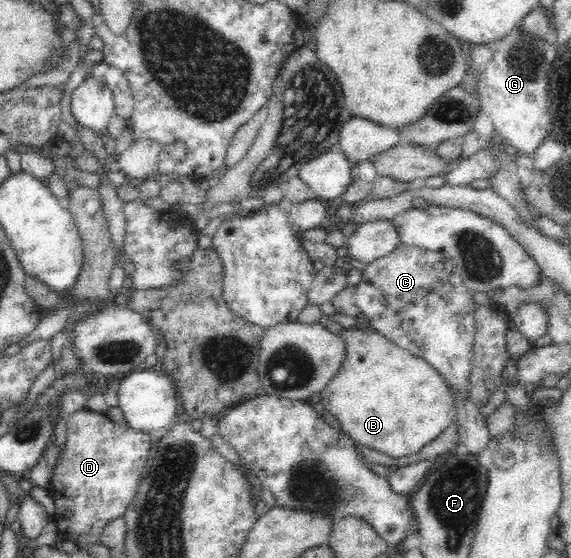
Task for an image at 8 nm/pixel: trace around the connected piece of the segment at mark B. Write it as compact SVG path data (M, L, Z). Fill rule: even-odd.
M362 313L355 315L355 318L356 327L338 330L338 335L344 340L344 359L336 375L320 391L320 403L324 410L330 411L340 422L338 429L348 434L358 445L376 449L390 457L412 455L455 422L455 407L450 389L423 359L416 359L415 355L370 329Z

